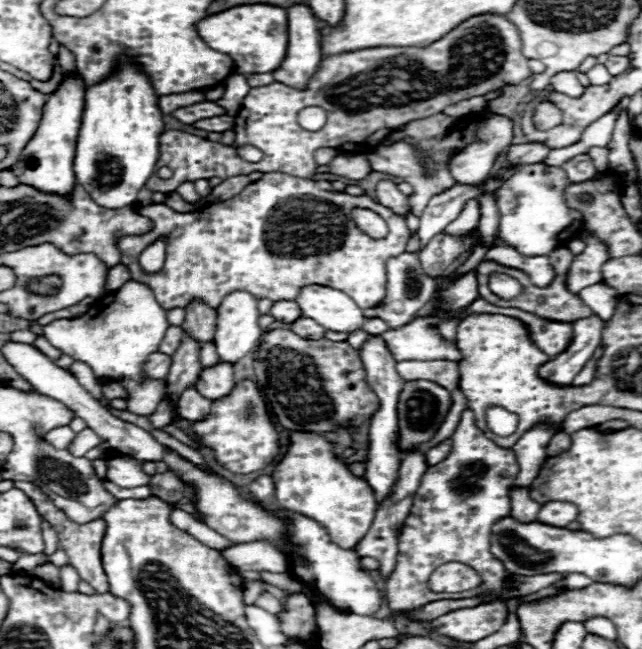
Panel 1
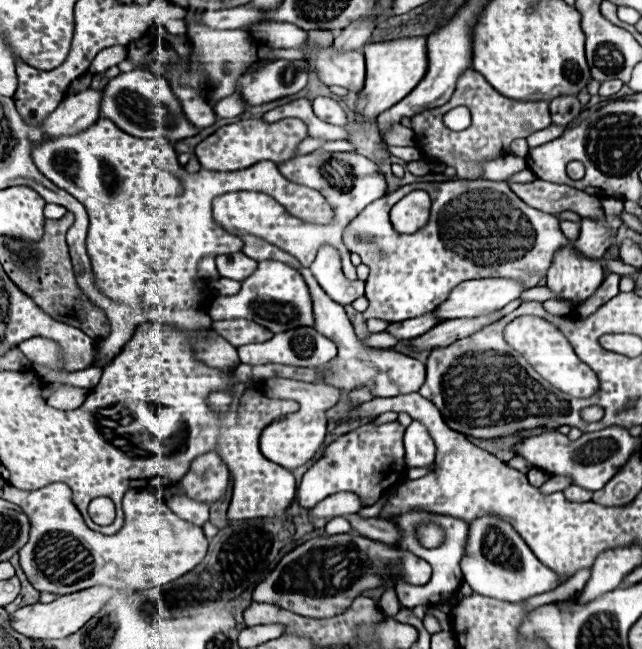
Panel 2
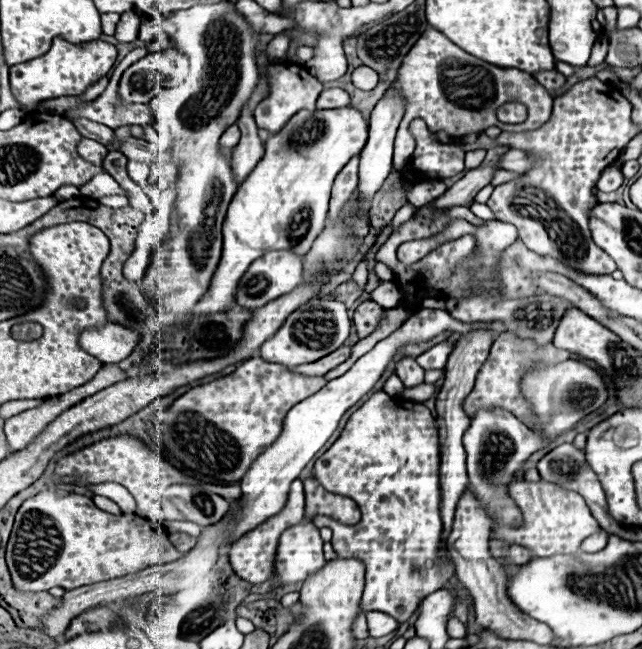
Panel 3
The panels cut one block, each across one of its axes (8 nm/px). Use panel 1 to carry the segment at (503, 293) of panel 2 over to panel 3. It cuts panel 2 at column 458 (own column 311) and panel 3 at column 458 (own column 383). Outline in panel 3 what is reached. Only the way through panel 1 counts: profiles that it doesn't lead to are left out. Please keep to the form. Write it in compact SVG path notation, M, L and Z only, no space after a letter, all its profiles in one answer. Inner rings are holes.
M422 308L418 310L414 316L410 316L396 332L392 332L388 338L380 340L368 354L364 354L362 358L358 358L354 362L354 366L330 380L320 392L316 392L314 396L298 402L284 420L284 430L280 434L280 438L266 448L266 452L262 452L254 464L250 466L248 474L240 480L240 488L242 488L242 508L240 508L240 516L236 516L236 524L232 524L232 532L230 532L230 542L236 542L240 536L244 536L246 532L250 532L252 528L256 528L258 524L262 524L264 520L268 520L270 516L278 514L288 498L288 488L290 482L298 478L298 474L302 472L302 468L314 458L314 454L328 442L328 438L334 434L334 430L338 428L340 418L344 416L344 412L348 408L352 408L362 396L366 396L374 384L380 380L382 372L386 370L386 366L390 364L390 360L408 344L418 344L418 342L428 342L434 336L442 334L442 332L470 332L472 324L464 324L452 316L448 316L446 310L430 310L430 308Z

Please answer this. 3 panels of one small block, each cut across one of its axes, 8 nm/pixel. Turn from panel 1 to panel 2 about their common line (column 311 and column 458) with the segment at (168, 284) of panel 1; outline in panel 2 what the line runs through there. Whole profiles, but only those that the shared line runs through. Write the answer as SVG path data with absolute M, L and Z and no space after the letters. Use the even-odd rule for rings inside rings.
M490 180L406 184L368 204L368 208L344 228L342 240L346 248L360 254L362 262L370 268L366 280L370 306L364 318L382 318L388 322L402 322L436 310L448 300L452 288L464 280L518 278L526 288L534 288L538 280L546 276L554 252L568 244L556 216L524 204L506 182ZM414 188L430 194L430 220L414 234L398 234L392 228L389 212ZM358 236L368 236L372 242L358 242Z

